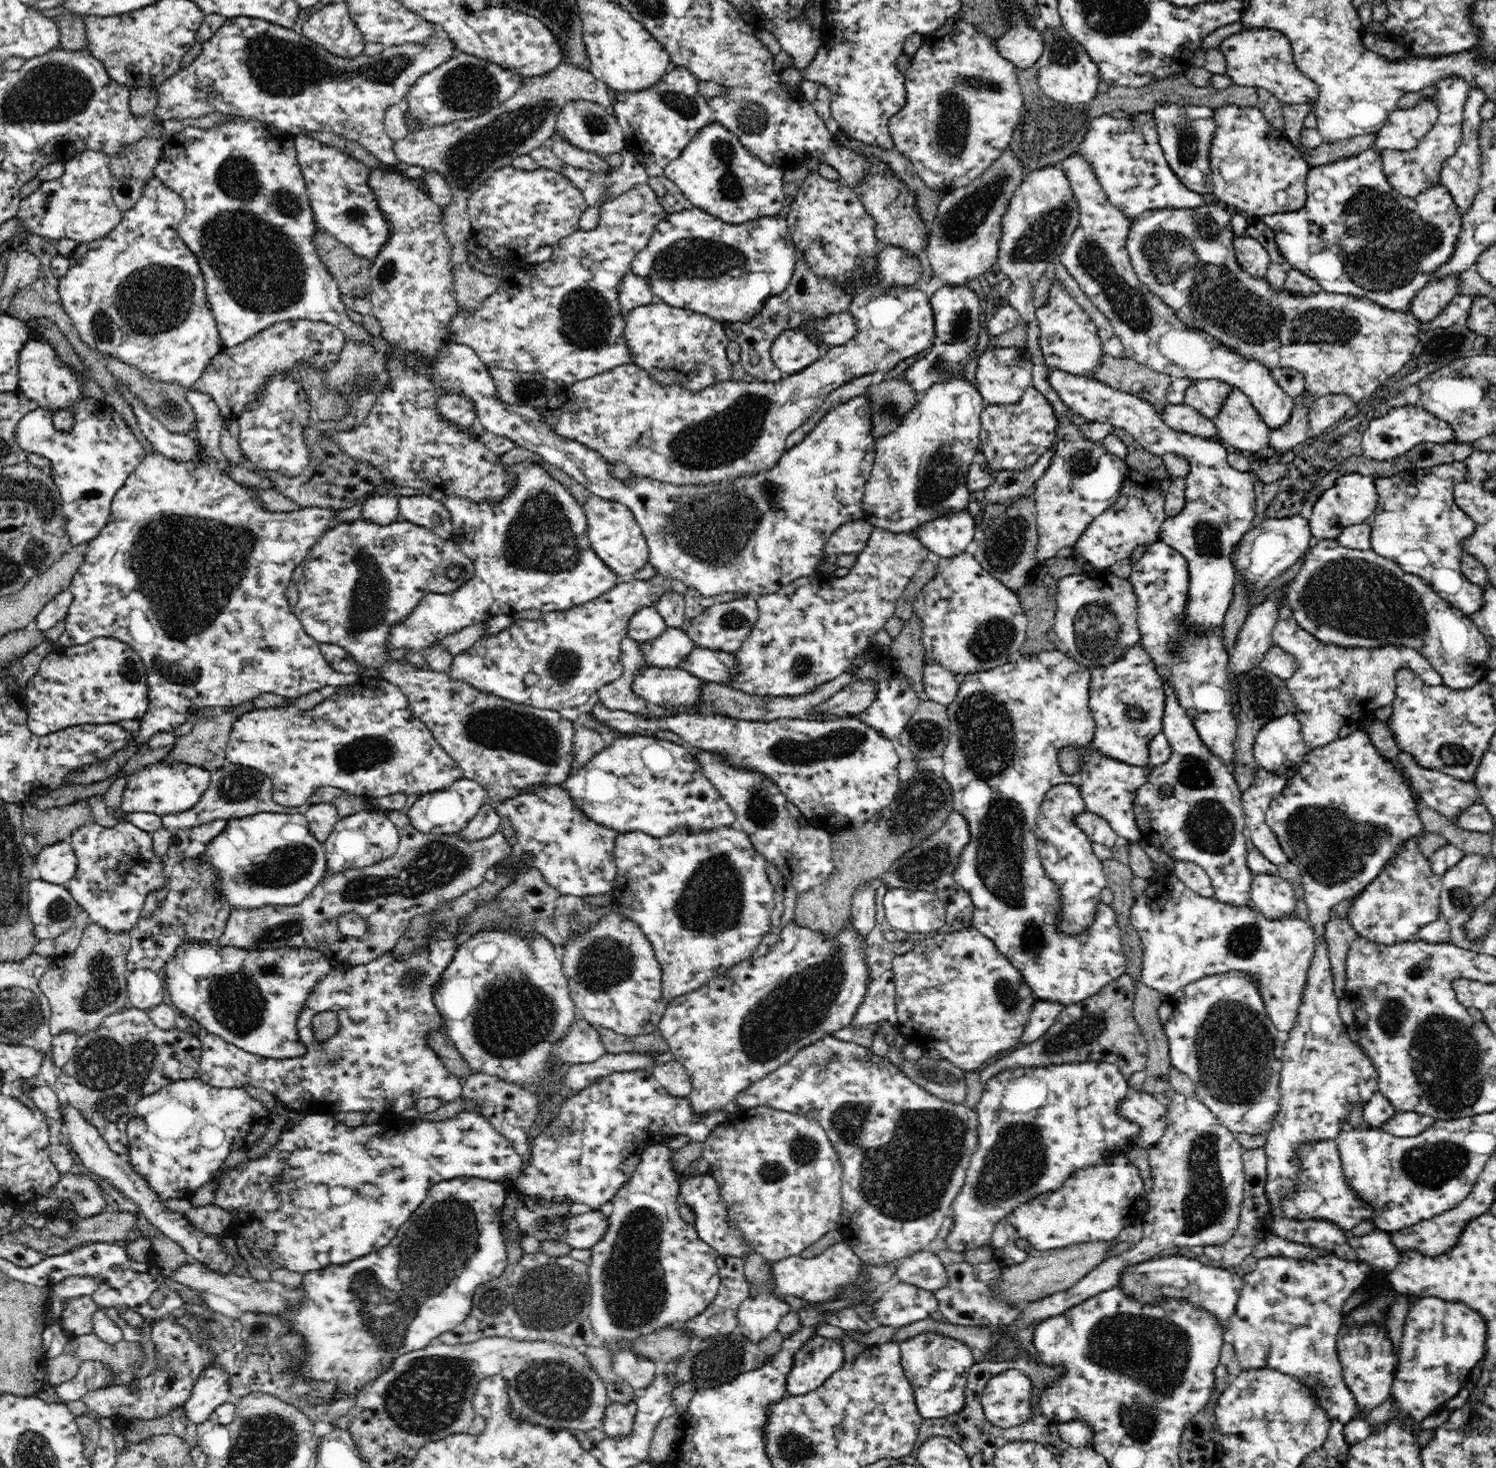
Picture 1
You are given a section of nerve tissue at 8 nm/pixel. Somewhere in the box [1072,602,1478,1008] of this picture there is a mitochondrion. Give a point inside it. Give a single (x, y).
(1337, 847)

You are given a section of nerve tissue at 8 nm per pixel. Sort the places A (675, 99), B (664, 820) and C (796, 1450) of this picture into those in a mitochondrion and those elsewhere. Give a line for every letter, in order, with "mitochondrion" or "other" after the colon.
A: mitochondrion
B: other
C: mitochondrion

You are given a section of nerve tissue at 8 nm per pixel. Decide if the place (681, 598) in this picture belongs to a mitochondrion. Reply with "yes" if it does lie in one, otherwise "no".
no

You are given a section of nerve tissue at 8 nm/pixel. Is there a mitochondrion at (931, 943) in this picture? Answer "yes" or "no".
no

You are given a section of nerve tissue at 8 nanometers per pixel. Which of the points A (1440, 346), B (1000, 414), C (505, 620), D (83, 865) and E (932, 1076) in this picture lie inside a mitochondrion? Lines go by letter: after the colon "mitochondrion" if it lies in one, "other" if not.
A: mitochondrion
B: other
C: other
D: other
E: mitochondrion

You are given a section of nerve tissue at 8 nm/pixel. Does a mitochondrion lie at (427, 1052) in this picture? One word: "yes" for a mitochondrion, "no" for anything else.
no

